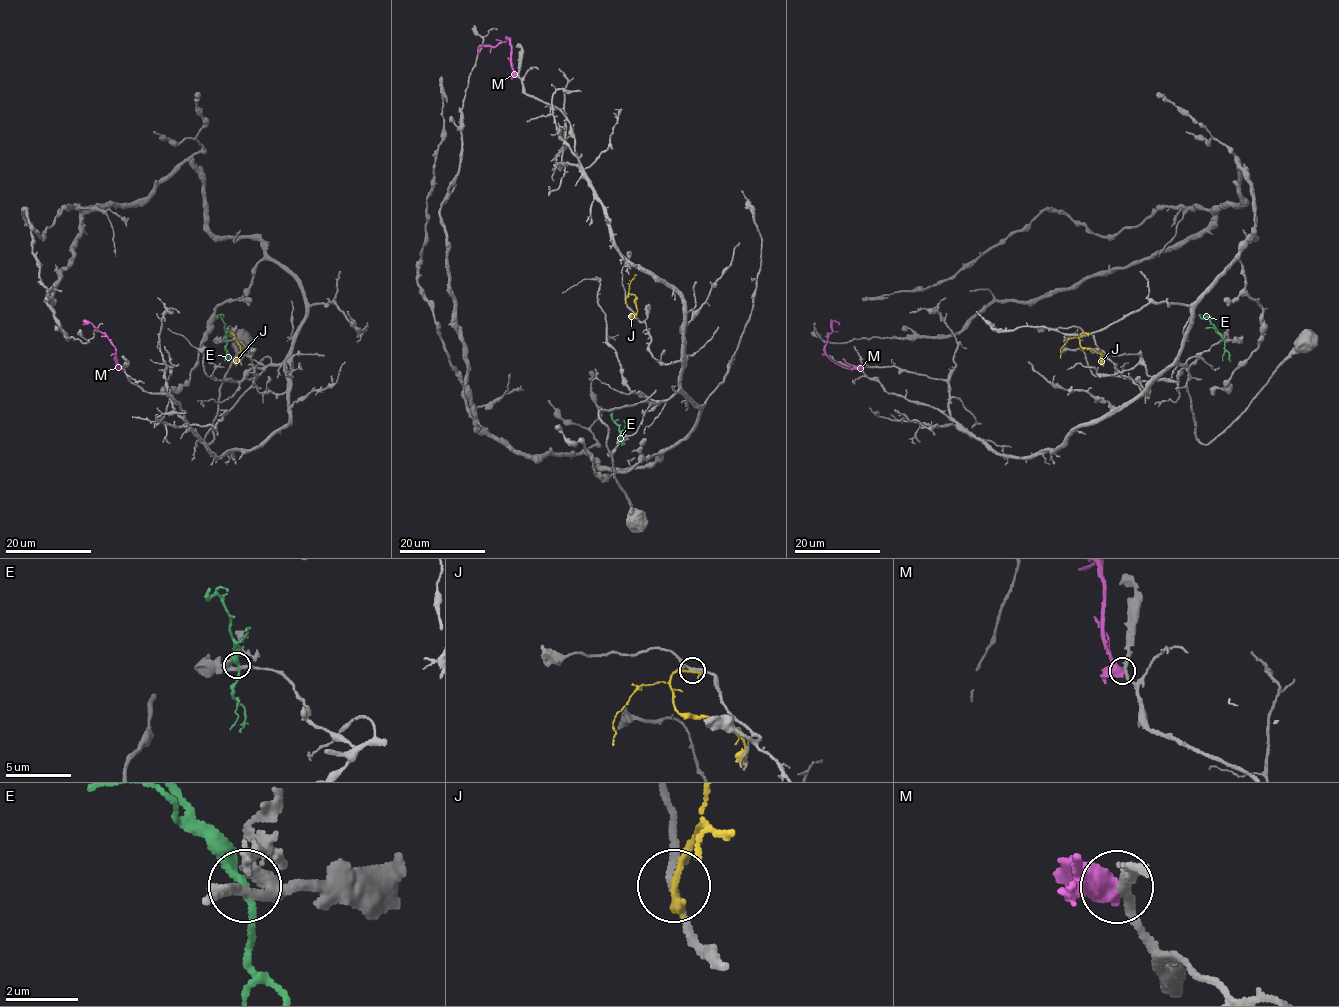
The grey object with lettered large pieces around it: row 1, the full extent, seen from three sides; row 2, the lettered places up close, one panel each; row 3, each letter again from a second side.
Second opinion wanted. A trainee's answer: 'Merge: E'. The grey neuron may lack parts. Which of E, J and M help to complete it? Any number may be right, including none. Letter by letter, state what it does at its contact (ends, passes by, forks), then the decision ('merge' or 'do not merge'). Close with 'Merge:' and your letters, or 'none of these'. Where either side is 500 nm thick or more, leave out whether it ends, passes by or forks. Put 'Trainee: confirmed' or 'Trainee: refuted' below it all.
E: it passes by | merge
J: it ends | do not merge
M: it passes by | do not merge
Merge: E
Trainee: confirmed

